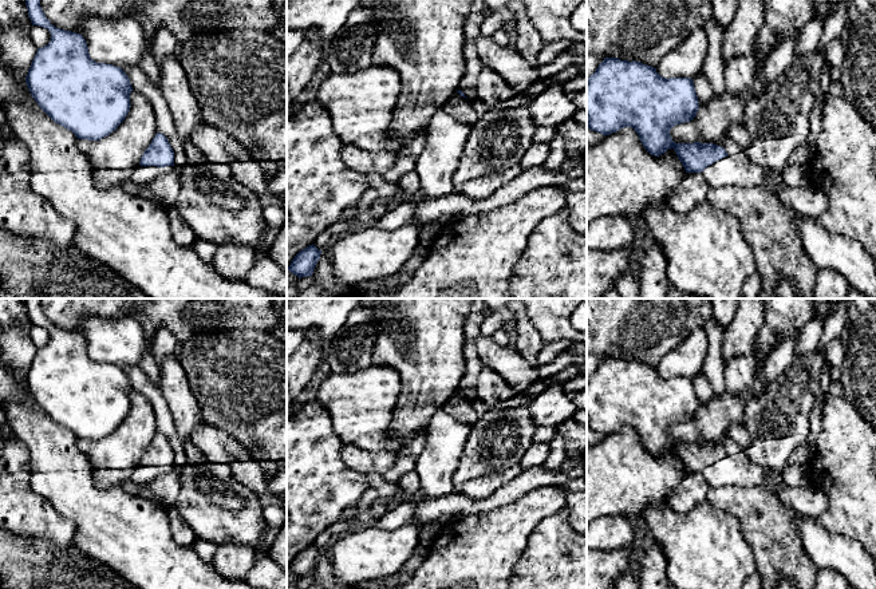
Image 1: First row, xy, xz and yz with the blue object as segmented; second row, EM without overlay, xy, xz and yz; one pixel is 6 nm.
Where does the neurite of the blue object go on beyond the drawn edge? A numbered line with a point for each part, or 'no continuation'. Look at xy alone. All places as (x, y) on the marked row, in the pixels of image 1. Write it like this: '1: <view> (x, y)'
1: xy (139, 176)

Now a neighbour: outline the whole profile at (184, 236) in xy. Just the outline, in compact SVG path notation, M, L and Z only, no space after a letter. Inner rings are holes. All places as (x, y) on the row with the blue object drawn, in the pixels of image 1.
M174 206L169 207L169 225L171 229L171 234L177 244L181 246L193 248L197 237L193 234L193 230L186 225L186 222L181 218Z

